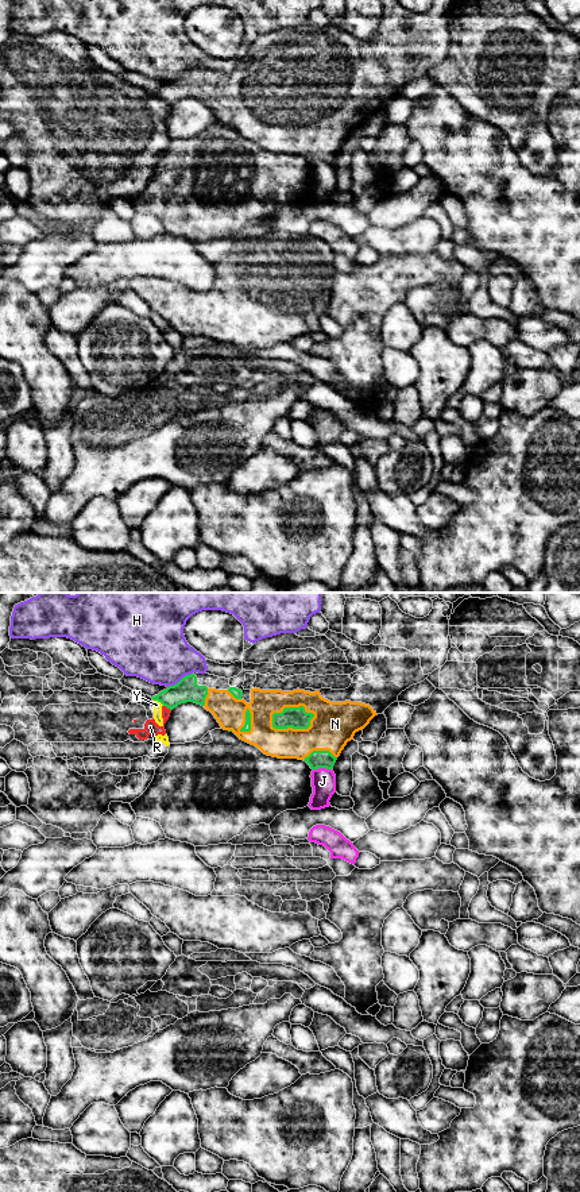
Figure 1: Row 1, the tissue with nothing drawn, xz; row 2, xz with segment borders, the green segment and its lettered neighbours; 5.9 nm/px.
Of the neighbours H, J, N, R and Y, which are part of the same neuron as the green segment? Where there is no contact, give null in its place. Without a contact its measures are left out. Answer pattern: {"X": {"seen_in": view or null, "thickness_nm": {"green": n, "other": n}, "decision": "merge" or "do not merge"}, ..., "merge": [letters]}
{"H": {"seen_in": "xz", "thickness_nm": {"green": 140, "other": 380}, "decision": "do not merge"}, "J": {"seen_in": "xz", "thickness_nm": {"green": 110, "other": 140}, "decision": "do not merge"}, "N": {"seen_in": "xz", "thickness_nm": {"green": 130, "other": 260}, "decision": "merge"}, "R": {"seen_in": "xz", "thickness_nm": {"green": 140, "other": 80}, "decision": "do not merge"}, "Y": {"seen_in": "xz", "thickness_nm": {"green": 140, "other": 50}, "decision": "do not merge"}, "merge": ["N"]}

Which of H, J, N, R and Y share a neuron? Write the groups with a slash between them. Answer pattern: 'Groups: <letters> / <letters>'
Groups: H / J / N / R Y

